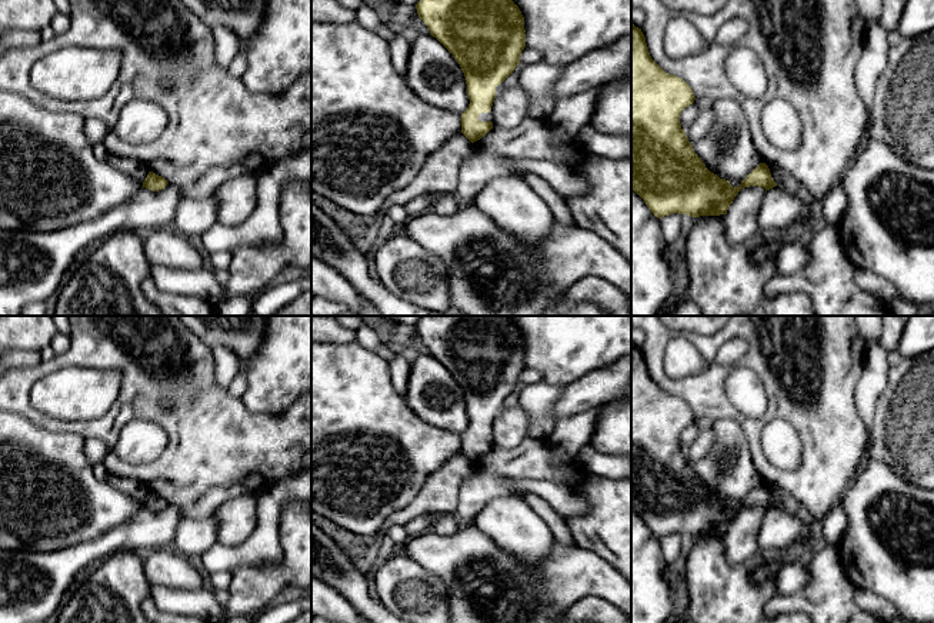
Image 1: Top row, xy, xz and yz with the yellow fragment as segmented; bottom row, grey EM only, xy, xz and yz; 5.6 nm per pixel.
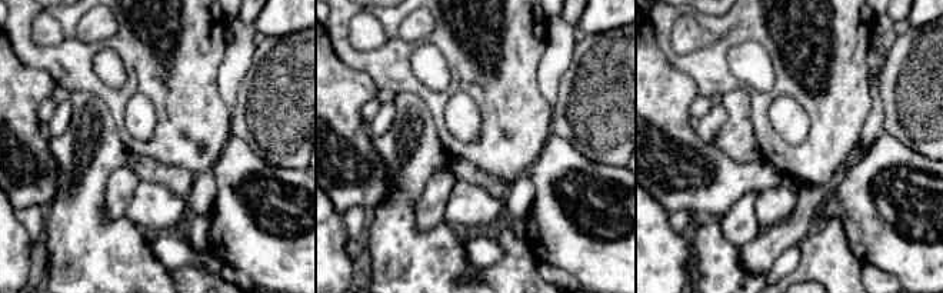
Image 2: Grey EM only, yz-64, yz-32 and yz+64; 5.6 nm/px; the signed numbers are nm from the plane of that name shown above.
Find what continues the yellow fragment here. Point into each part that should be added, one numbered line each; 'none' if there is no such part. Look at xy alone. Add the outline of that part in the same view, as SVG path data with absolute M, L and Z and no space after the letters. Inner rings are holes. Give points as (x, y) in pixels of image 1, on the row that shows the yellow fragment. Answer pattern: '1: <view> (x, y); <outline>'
none

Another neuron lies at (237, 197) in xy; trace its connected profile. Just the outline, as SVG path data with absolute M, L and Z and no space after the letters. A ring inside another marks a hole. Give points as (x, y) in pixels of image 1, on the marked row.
M236 174L216 190L217 223L237 226L246 221L257 209L258 174Z

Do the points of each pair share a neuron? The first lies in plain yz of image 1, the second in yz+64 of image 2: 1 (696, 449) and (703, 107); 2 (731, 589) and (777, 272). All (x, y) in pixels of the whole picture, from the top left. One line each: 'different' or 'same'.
1: different
2: different

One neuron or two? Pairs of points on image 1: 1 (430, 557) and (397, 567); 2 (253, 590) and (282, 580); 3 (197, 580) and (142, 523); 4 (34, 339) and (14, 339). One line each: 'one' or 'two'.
1: two
2: one
3: two
4: one

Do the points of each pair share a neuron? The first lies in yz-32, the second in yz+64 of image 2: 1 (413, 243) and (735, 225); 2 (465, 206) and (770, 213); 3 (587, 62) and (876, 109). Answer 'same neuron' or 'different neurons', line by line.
1: different neurons
2: same neuron
3: different neurons

